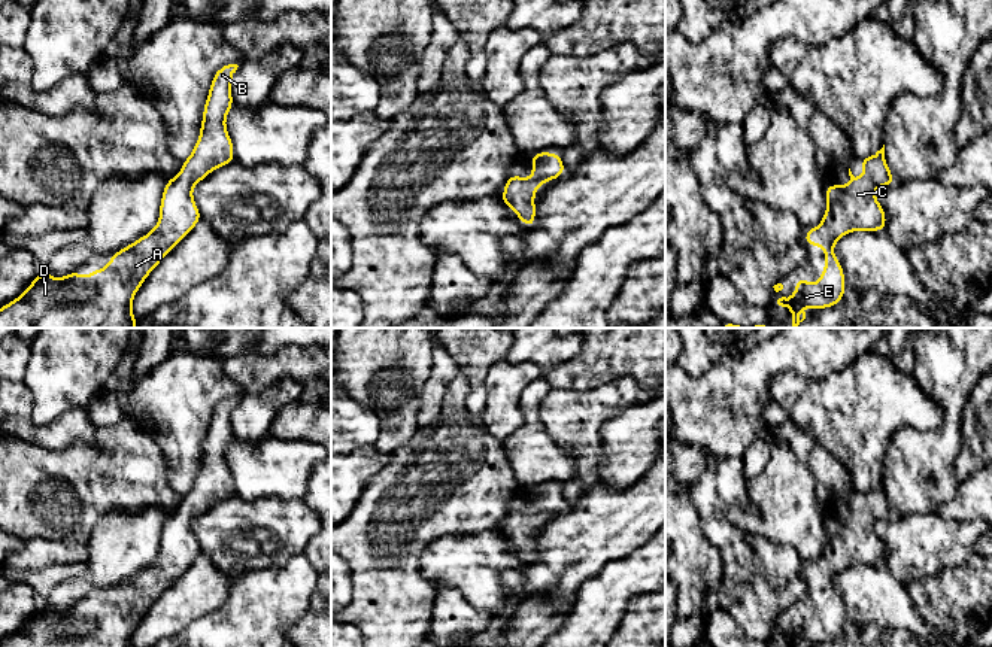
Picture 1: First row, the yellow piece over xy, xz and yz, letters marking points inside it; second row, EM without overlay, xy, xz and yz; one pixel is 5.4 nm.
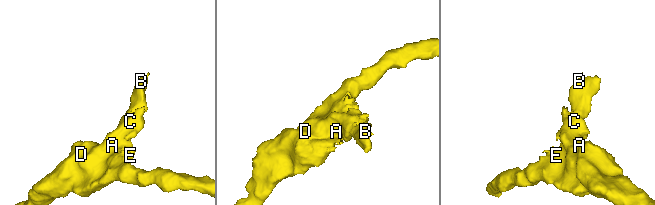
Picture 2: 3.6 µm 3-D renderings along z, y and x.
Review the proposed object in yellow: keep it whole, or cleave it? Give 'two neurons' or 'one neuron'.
one neuron

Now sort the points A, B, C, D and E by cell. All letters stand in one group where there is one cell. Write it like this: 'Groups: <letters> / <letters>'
Groups: A B C D E

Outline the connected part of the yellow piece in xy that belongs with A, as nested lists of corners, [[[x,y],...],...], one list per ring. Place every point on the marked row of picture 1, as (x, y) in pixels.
[[[228,64],[215,72],[203,107],[200,139],[192,154],[182,162],[180,174],[169,177],[154,230],[113,253],[104,268],[92,270],[87,277],[75,270],[57,279],[42,268],[16,300],[1,306],[0,328],[136,328],[139,319],[131,313],[136,292],[163,258],[201,221],[201,213],[192,198],[194,185],[204,180],[213,170],[234,162],[234,146],[225,118],[234,104],[231,79],[237,67],[237,64]]]

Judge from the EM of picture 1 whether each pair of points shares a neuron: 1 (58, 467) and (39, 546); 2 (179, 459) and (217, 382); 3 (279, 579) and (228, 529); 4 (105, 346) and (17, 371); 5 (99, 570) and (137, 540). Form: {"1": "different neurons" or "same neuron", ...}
{"1": "different neurons", "2": "same neuron", "3": "different neurons", "4": "different neurons", "5": "same neuron"}

